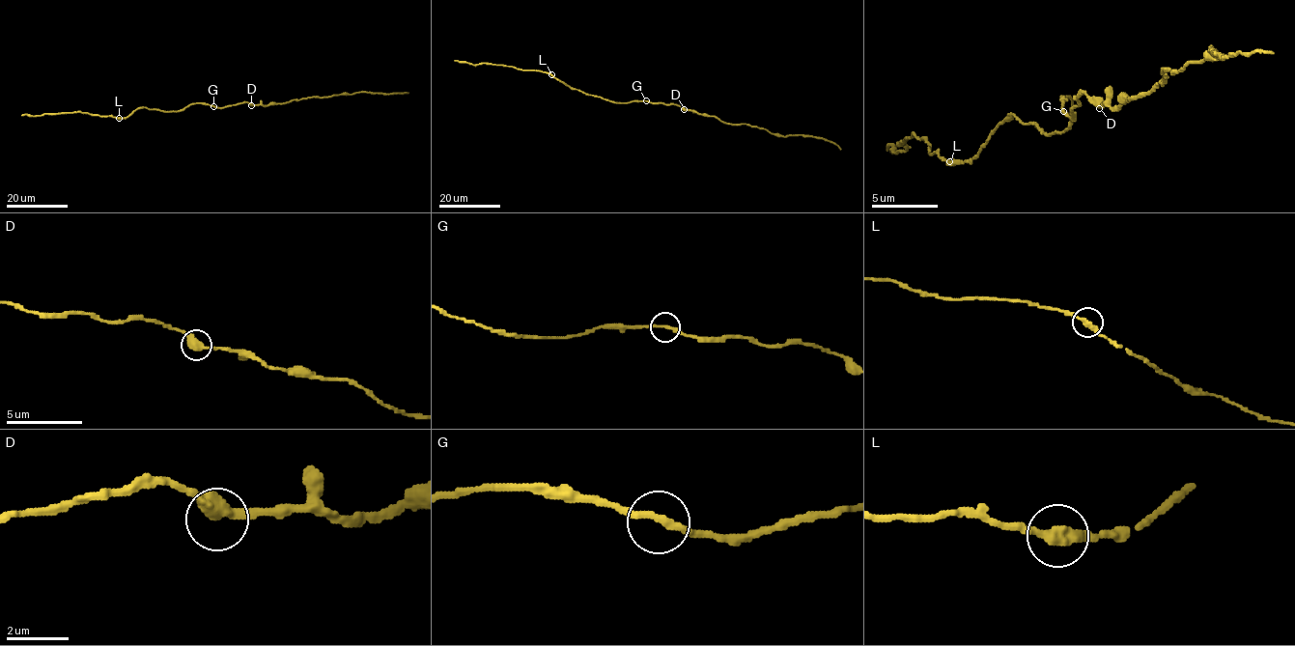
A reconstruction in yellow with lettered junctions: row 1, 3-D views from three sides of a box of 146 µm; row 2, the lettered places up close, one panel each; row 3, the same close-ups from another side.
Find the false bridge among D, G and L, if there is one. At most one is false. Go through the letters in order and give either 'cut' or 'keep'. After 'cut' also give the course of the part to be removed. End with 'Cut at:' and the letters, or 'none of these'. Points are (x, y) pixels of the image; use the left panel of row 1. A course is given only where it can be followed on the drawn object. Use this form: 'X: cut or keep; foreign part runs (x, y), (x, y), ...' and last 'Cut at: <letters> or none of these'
D: keep
G: keep
L: keep
Cut at: none of these

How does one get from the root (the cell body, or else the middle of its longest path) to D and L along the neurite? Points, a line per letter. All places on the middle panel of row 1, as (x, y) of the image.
D: (647, 100), (675, 104), (684, 109)
L: (647, 100), (613, 102), (572, 89), (551, 75)

